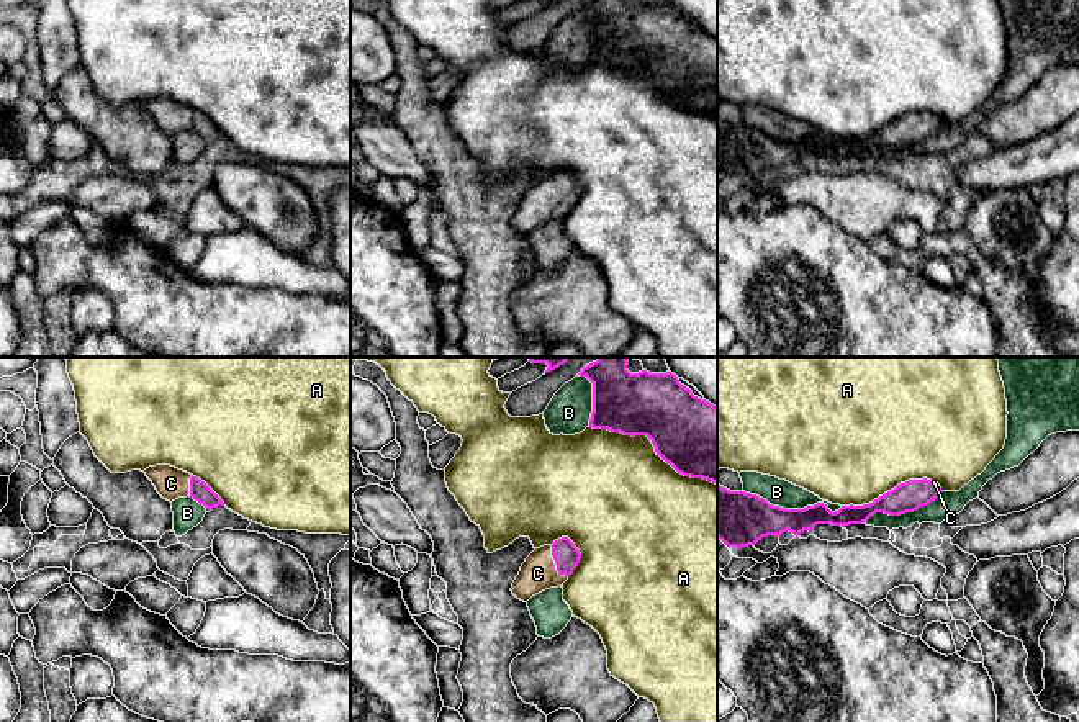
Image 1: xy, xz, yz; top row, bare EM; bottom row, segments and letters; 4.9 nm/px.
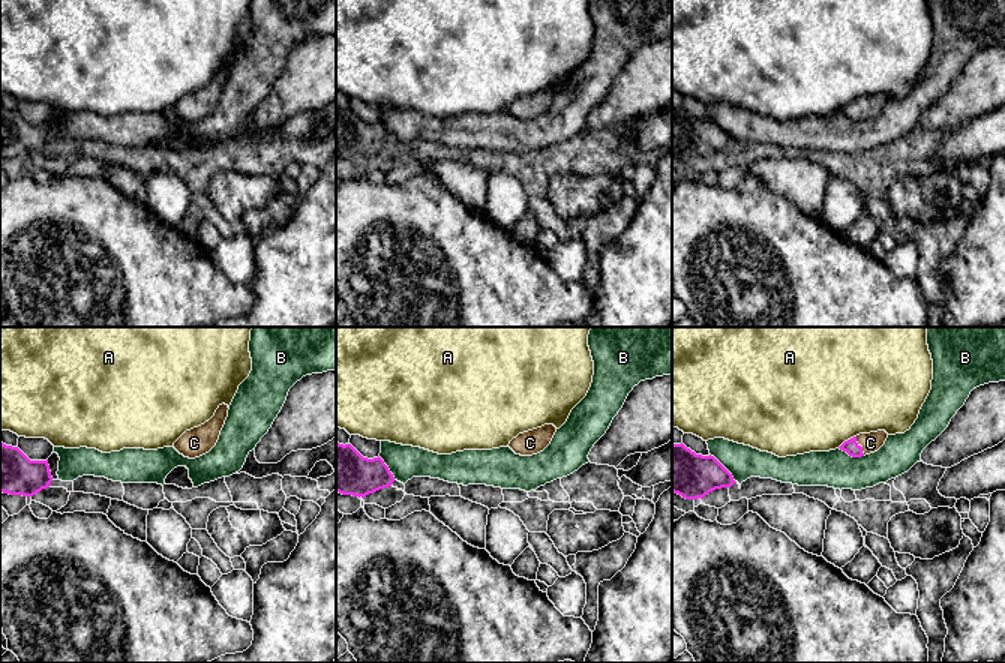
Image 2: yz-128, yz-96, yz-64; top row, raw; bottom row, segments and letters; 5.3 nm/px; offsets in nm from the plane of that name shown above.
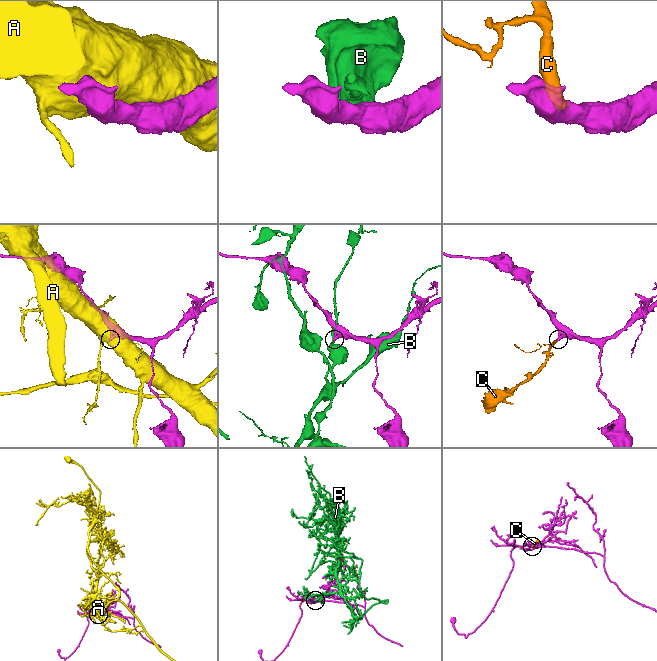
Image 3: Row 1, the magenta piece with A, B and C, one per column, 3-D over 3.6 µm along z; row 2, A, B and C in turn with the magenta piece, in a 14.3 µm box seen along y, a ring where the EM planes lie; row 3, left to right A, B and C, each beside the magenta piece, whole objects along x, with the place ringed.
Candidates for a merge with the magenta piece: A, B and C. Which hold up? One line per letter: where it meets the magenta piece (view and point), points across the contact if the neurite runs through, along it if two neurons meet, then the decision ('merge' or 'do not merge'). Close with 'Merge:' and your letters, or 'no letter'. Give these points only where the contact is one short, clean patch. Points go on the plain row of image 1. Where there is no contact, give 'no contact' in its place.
A: xz (654, 79) | do not merge
B: yz (793, 143) | do not merge
C: xz (555, 197) | across xz (567, 190), (555, 197), (537, 207) | merge
Merge: C

